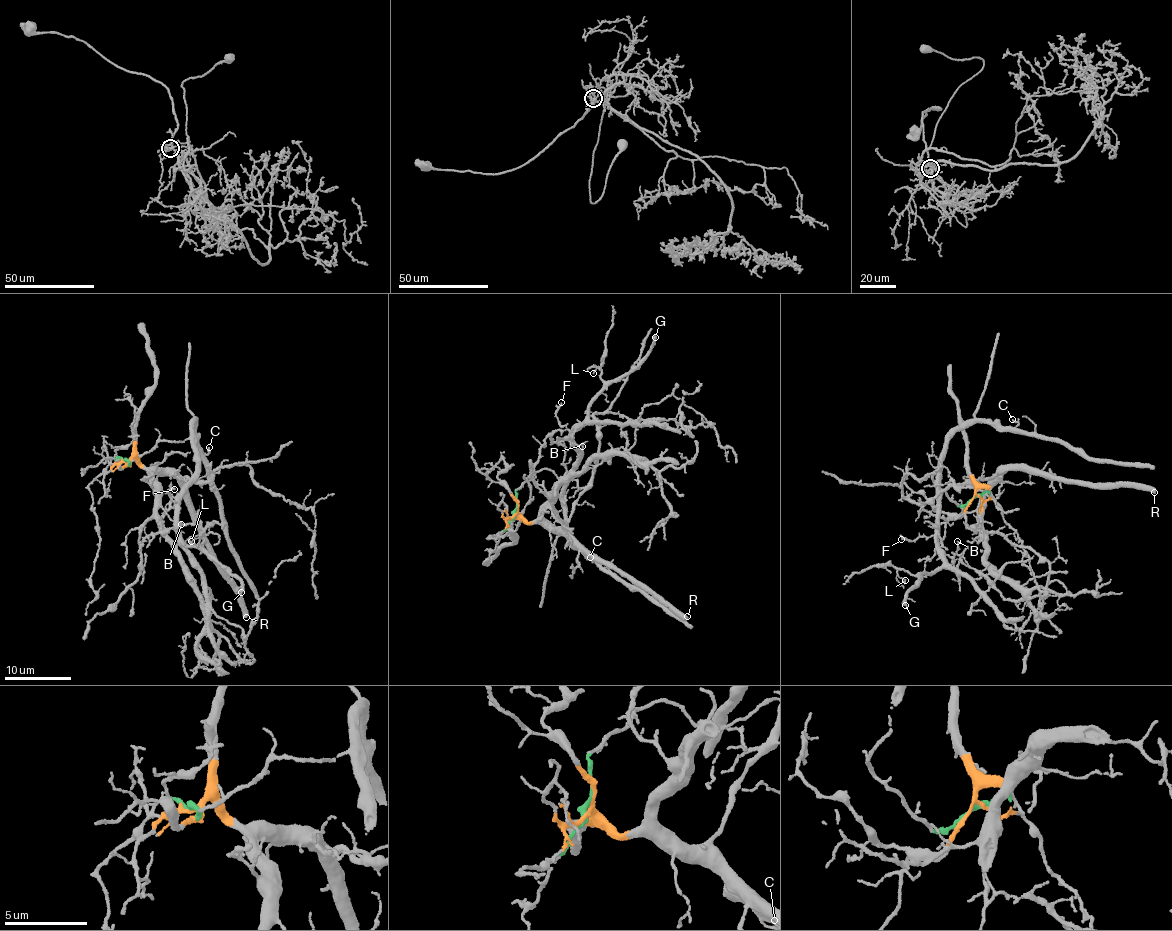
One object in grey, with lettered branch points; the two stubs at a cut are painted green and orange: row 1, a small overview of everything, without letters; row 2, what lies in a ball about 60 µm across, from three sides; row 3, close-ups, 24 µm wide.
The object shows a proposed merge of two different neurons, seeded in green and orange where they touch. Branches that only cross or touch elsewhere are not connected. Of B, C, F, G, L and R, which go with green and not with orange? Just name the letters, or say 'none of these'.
B, C, F, G, L

